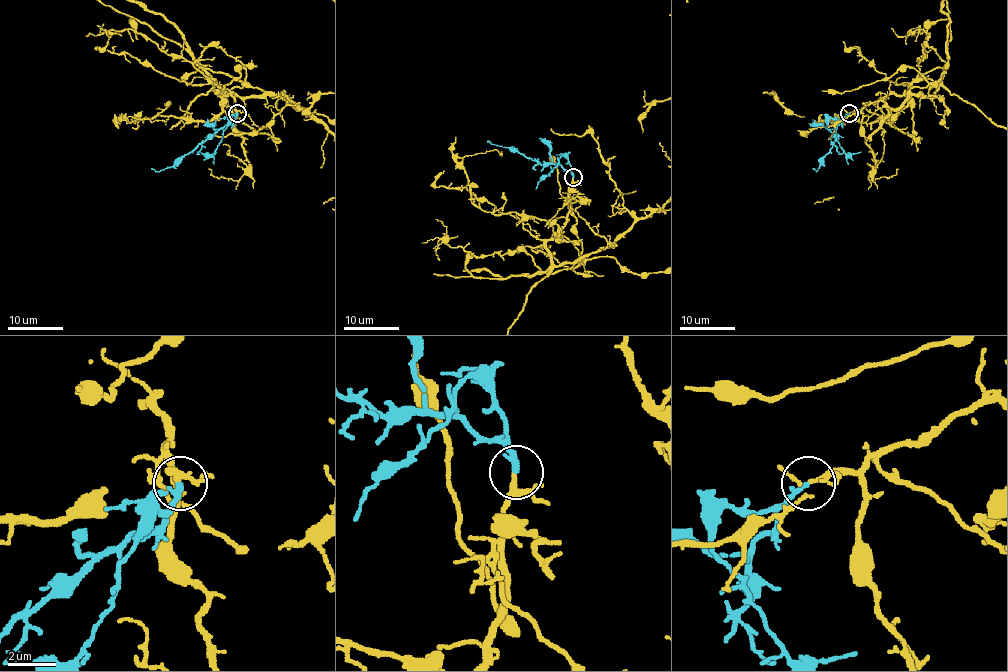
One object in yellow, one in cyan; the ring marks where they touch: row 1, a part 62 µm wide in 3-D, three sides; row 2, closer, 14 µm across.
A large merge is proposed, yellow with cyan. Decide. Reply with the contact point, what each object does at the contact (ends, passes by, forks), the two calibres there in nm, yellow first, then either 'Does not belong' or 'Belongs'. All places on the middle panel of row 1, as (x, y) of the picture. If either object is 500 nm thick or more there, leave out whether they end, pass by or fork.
Place: (573, 177). At the ring yellow passes by. At the ring cyan ends. Thickness 150 nm (yellow) against 220 nm. Belongs

